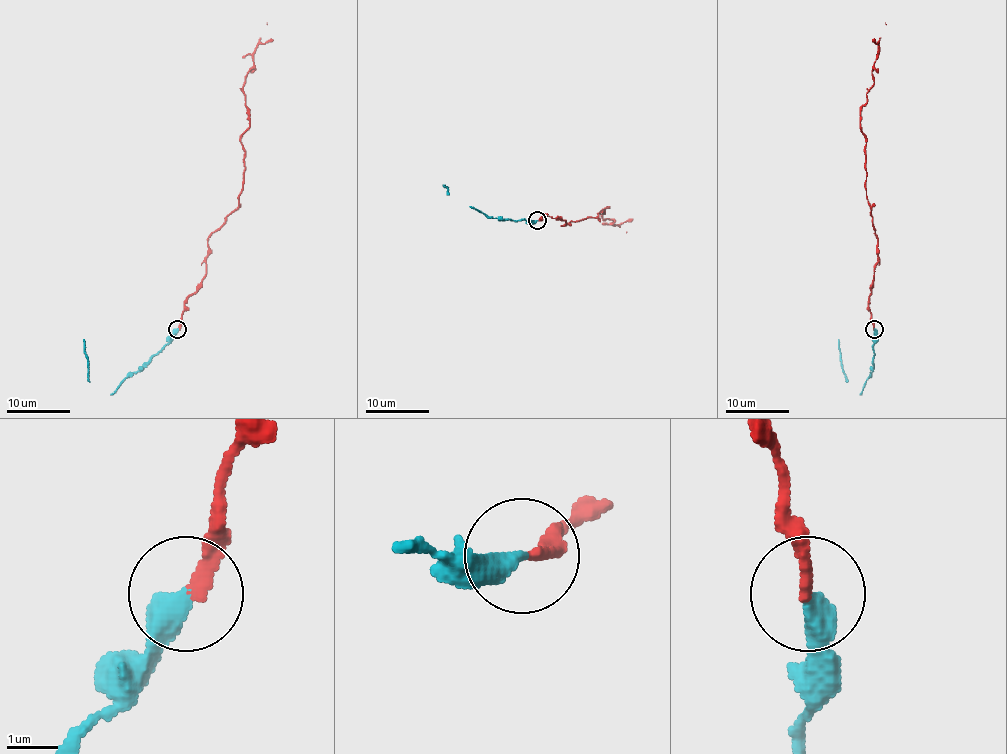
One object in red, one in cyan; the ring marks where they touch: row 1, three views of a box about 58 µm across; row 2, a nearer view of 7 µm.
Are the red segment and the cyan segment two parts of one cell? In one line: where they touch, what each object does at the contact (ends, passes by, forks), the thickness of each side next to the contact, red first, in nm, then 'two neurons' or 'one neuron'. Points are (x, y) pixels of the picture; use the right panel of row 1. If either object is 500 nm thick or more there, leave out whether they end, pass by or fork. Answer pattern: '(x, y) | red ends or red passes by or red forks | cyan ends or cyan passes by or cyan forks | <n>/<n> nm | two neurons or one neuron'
(874, 329) | red ends | cyan ends | 240/480 nm | two neurons

